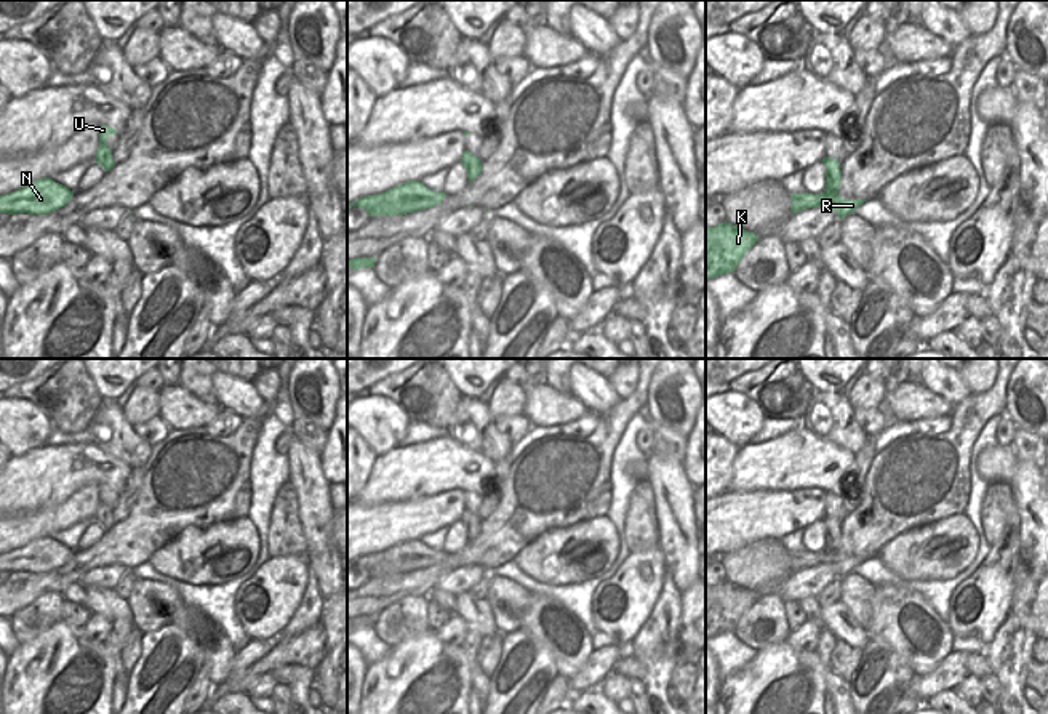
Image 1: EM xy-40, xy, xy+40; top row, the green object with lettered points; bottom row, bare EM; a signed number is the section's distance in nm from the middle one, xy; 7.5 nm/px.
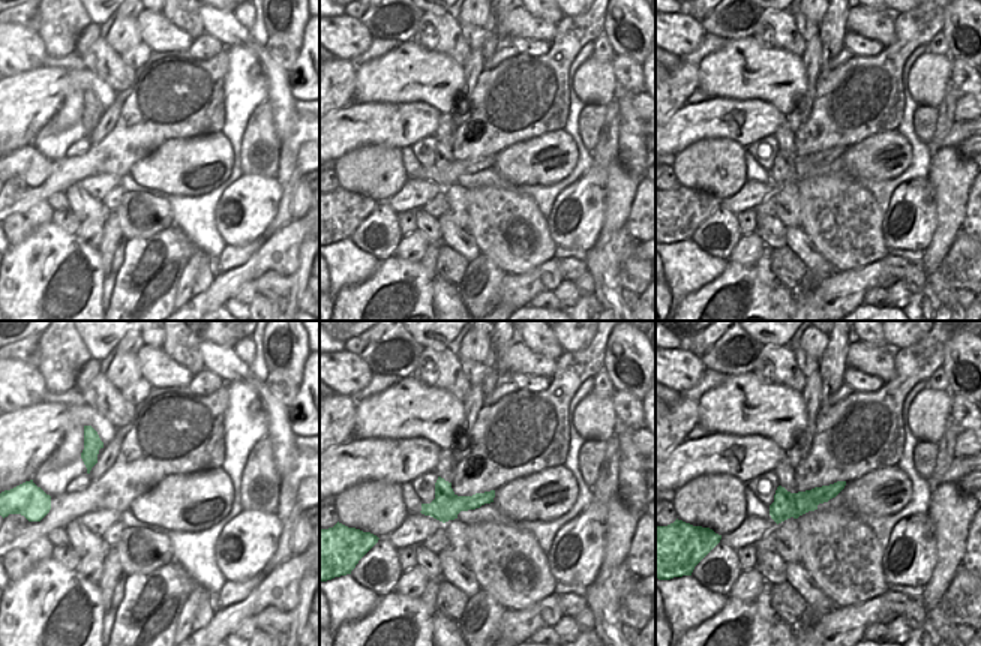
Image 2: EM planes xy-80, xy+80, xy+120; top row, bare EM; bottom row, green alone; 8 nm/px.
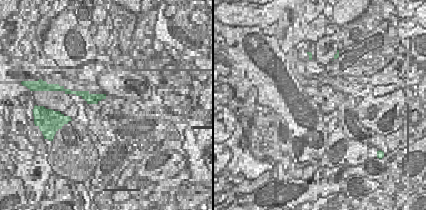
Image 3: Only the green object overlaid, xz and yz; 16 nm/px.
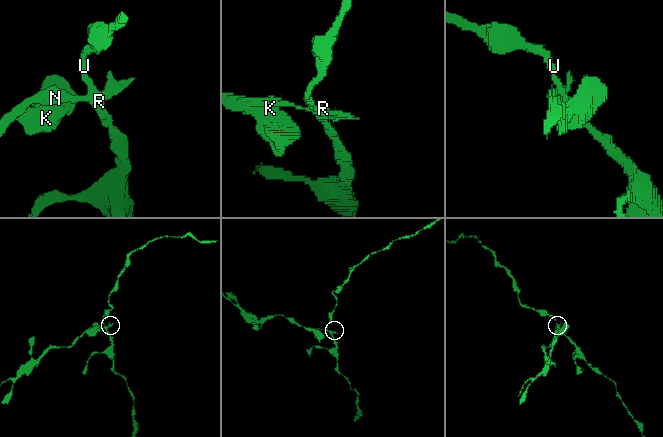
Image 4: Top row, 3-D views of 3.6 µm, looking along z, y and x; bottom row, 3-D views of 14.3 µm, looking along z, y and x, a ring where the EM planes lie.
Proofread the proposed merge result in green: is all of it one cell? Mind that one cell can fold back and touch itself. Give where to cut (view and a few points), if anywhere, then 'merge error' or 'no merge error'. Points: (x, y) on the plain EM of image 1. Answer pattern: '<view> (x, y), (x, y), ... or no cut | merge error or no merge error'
xy+40 (804, 553), (792, 561) | merge error

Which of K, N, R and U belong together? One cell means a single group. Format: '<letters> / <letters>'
K N / R U

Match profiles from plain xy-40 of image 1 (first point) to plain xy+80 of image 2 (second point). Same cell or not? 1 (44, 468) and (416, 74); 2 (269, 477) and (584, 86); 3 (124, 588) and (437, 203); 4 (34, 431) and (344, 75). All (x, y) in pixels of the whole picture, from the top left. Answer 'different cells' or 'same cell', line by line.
1: same cell
2: different cells
3: same cell
4: different cells

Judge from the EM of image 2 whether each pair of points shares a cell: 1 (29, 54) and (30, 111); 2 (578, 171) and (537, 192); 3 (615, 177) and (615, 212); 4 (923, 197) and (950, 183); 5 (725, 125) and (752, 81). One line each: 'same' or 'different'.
1: different
2: same
3: same
4: different
5: different

